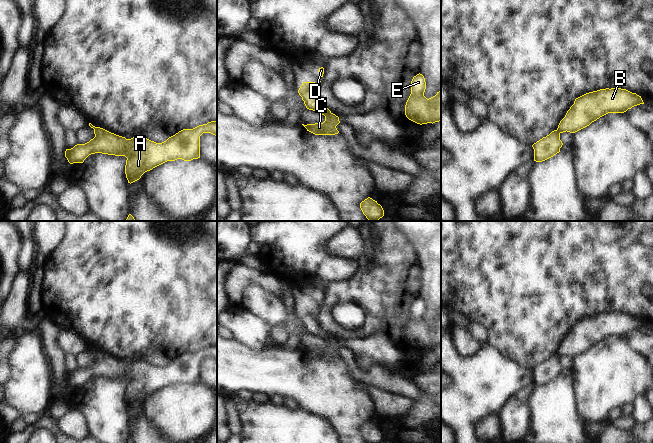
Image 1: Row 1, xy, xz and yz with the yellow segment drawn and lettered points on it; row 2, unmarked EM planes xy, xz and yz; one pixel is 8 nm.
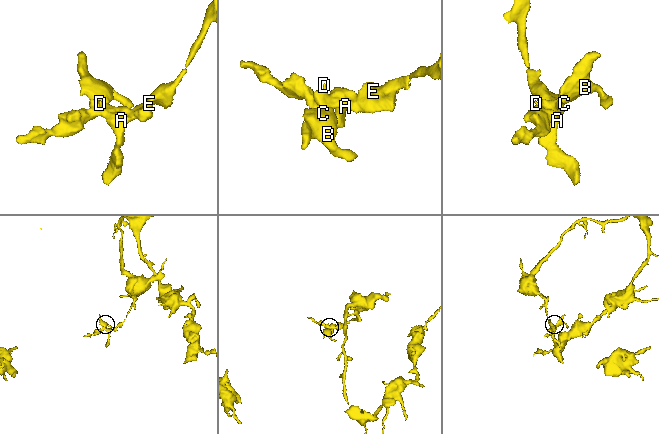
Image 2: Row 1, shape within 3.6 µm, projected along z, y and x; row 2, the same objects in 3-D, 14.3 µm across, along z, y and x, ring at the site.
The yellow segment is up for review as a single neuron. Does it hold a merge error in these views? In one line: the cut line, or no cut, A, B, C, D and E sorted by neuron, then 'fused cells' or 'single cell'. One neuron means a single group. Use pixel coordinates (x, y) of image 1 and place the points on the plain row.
cut in xz along (330, 336), (325, 340); A D E / B C; fused cells

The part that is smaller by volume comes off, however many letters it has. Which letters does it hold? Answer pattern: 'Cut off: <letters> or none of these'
Cut off: B, C

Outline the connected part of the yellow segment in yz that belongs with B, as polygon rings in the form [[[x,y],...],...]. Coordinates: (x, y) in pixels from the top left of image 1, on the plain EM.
[[[606,312],[589,316],[575,323],[557,355],[575,357],[608,337],[624,337],[640,328],[644,328],[641,320],[626,313]]]

